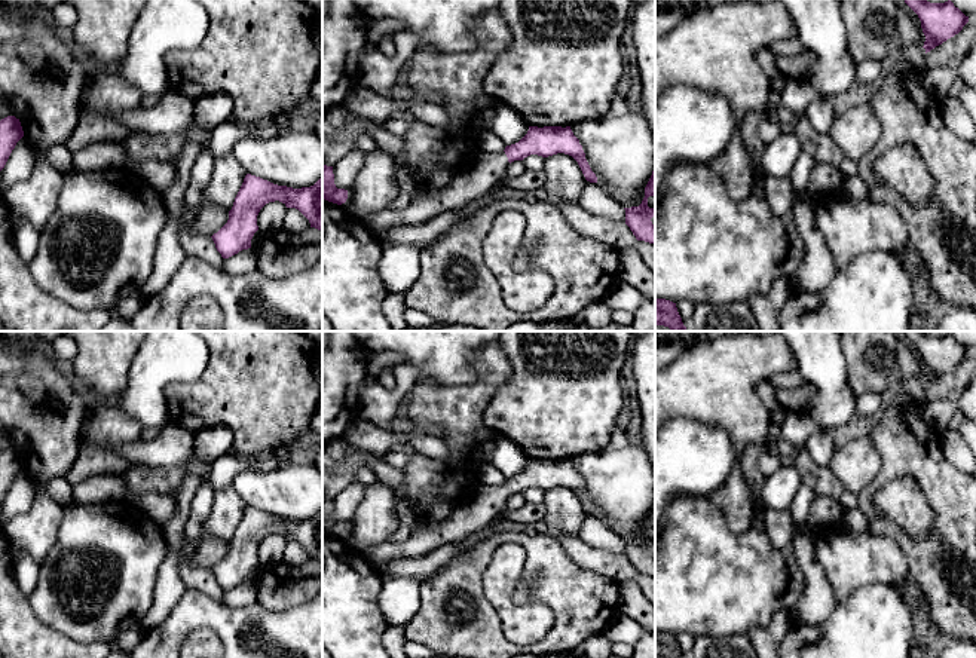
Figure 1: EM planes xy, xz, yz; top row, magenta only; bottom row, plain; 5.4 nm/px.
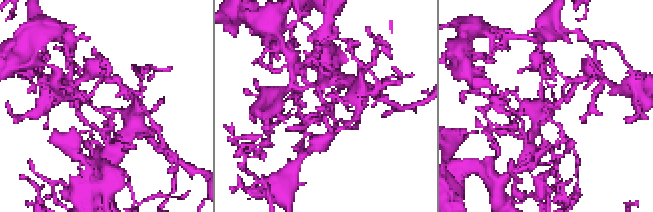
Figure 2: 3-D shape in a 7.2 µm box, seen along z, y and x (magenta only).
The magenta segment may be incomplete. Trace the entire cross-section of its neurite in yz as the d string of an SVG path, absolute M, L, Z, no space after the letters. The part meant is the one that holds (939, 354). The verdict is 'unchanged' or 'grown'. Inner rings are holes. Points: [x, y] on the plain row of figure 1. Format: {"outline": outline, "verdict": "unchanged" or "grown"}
{"outline": "M903 331L905 336L918 348L925 368L925 386L958 367L969 355L951 333L945 336L930 336L925 331Z", "verdict": "unchanged"}

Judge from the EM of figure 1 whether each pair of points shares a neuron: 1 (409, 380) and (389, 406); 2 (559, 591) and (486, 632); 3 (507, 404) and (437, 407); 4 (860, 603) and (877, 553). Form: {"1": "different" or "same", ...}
{"1": "same", "2": "same", "3": "different", "4": "different"}

